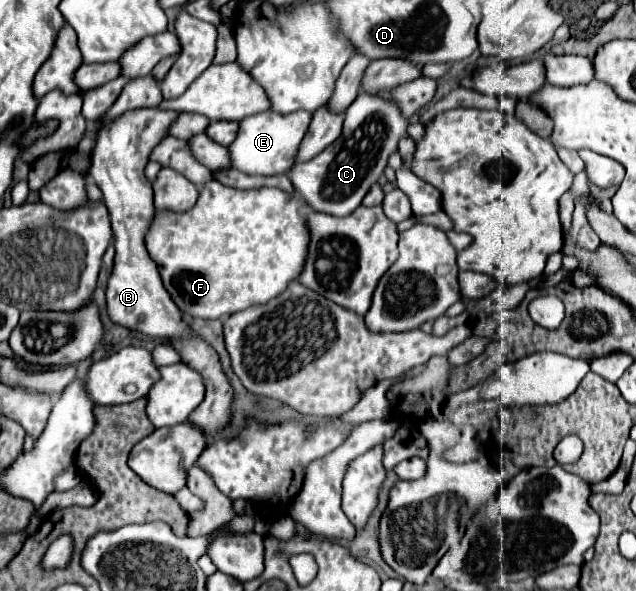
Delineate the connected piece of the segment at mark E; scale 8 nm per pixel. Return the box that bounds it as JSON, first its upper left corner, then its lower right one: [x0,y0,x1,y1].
[229,110,311,174]

